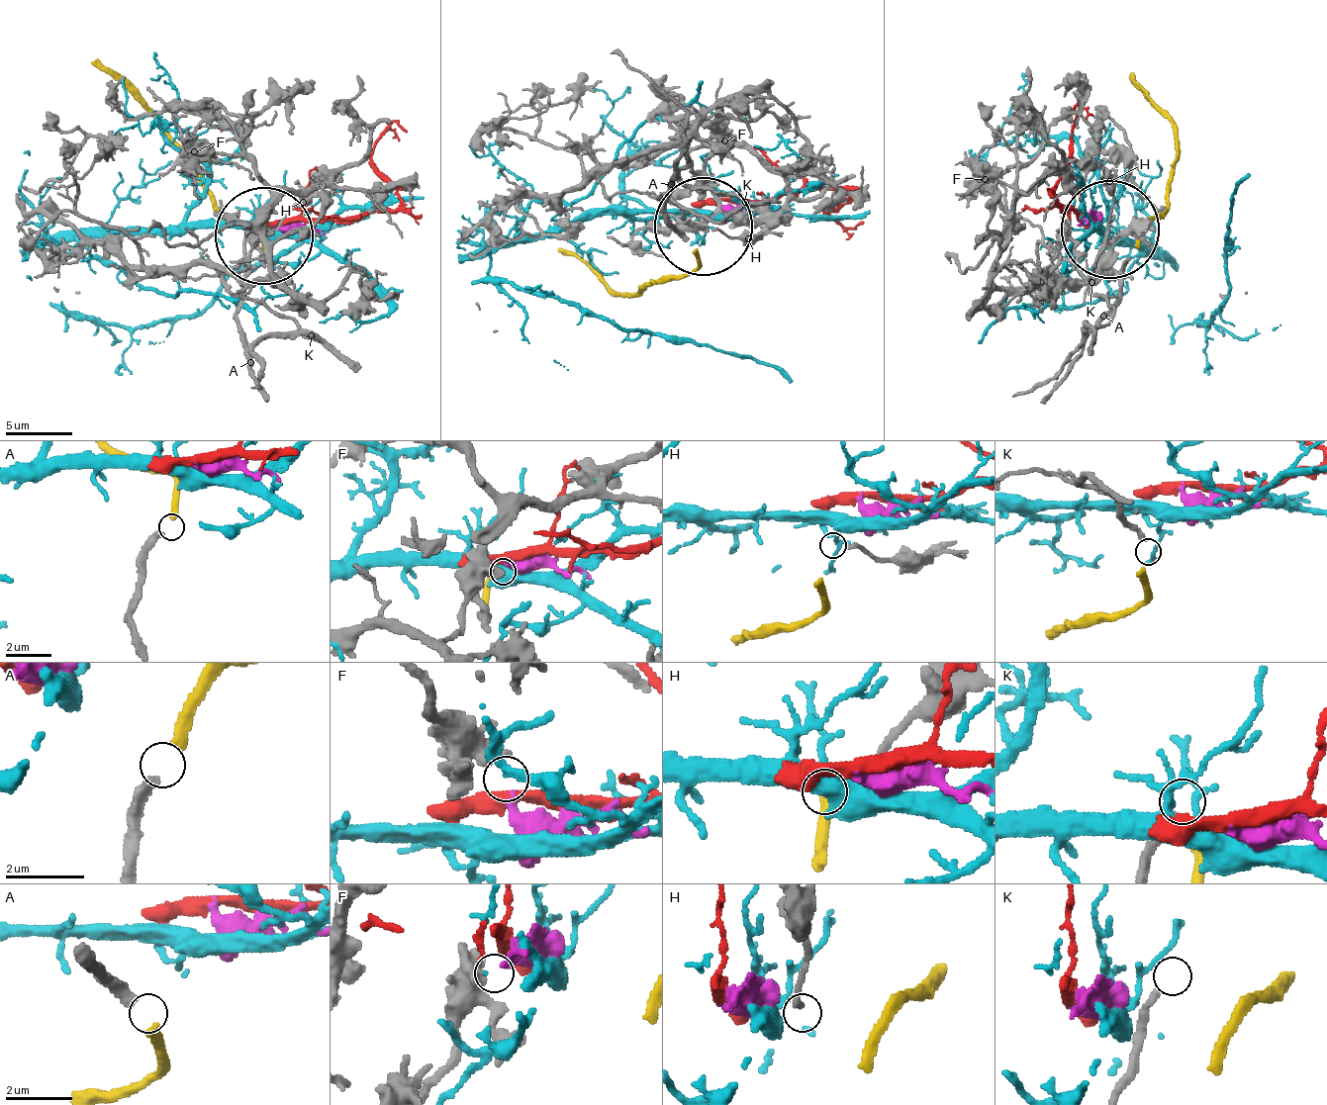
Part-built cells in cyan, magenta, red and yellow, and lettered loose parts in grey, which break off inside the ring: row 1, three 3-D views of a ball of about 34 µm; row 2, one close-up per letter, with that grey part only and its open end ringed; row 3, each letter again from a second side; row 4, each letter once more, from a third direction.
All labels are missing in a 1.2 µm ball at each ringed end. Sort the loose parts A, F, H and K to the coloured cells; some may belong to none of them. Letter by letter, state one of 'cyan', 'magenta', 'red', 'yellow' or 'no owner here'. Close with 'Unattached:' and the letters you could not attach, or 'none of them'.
A: yellow
F: magenta
H: no owner here
K: no owner here
Unattached: H, K

